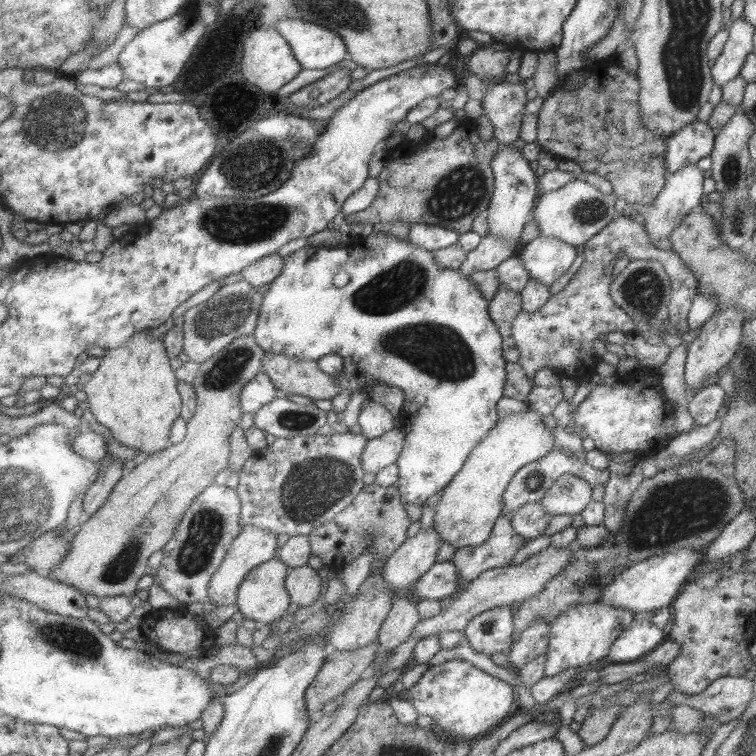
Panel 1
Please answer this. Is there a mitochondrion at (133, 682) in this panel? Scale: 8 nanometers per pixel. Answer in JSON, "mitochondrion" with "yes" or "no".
{"mitochondrion":"no"}

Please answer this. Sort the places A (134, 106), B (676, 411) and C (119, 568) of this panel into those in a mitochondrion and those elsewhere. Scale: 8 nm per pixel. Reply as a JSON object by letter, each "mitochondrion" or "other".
{"A":"other","B":"other","C":"mitochondrion"}

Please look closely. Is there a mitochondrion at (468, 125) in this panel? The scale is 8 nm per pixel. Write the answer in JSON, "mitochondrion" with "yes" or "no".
{"mitochondrion":"no"}

